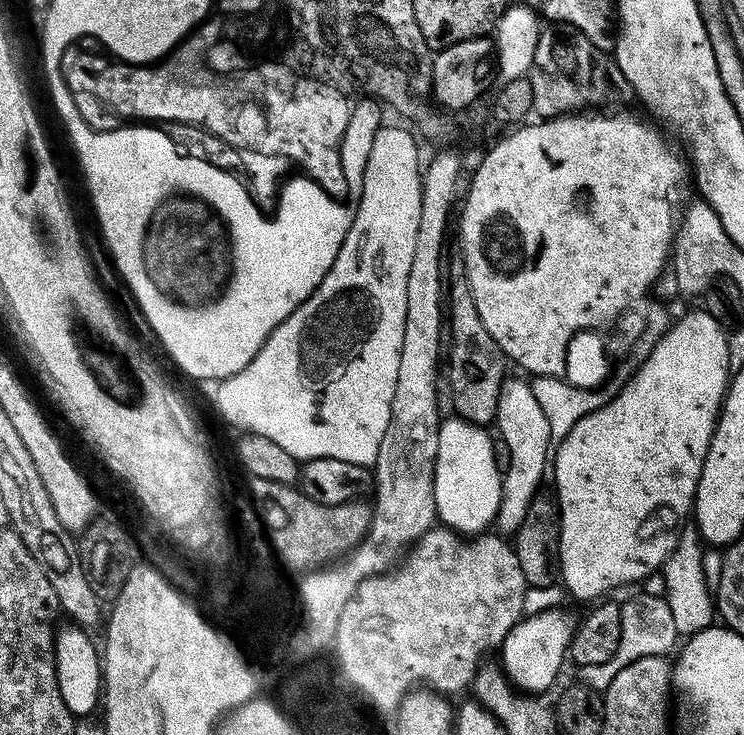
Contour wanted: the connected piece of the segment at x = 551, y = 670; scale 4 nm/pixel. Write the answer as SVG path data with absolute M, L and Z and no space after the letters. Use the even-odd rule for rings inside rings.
M563 607L546 610L544 613L534 614L530 620L532 624L540 624L540 628L532 628L528 636L532 640L516 640L509 638L500 645L498 655L502 671L508 677L513 689L524 694L544 694L548 687L560 676L560 667L564 660L569 659L572 647L572 636L576 632L578 623L577 617L572 617L570 613L563 612ZM565 632L561 640L556 640ZM544 636L548 640L544 640Z

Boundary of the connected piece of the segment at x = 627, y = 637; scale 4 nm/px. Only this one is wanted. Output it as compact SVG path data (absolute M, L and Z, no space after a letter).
M644 592L641 596L632 596L628 601L620 604L622 614L622 638L618 642L618 650L610 662L602 662L602 666L583 669L582 680L588 687L603 690L630 662L638 662L638 658L650 658L651 656L667 657L672 647L678 644L678 633L674 626L674 618L670 615L670 606L663 595L652 592Z

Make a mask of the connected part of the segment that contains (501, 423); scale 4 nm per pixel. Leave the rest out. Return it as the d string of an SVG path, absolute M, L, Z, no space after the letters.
M505 379L498 398L494 428L500 431L500 436L508 447L508 468L506 464L506 471L502 476L506 498L498 506L494 524L501 528L497 528L501 533L515 534L528 517L528 504L541 487L544 467L547 464L549 467L550 464L550 425L546 422L546 414L542 414L542 406L538 406L538 398L534 398L534 390L527 379Z

